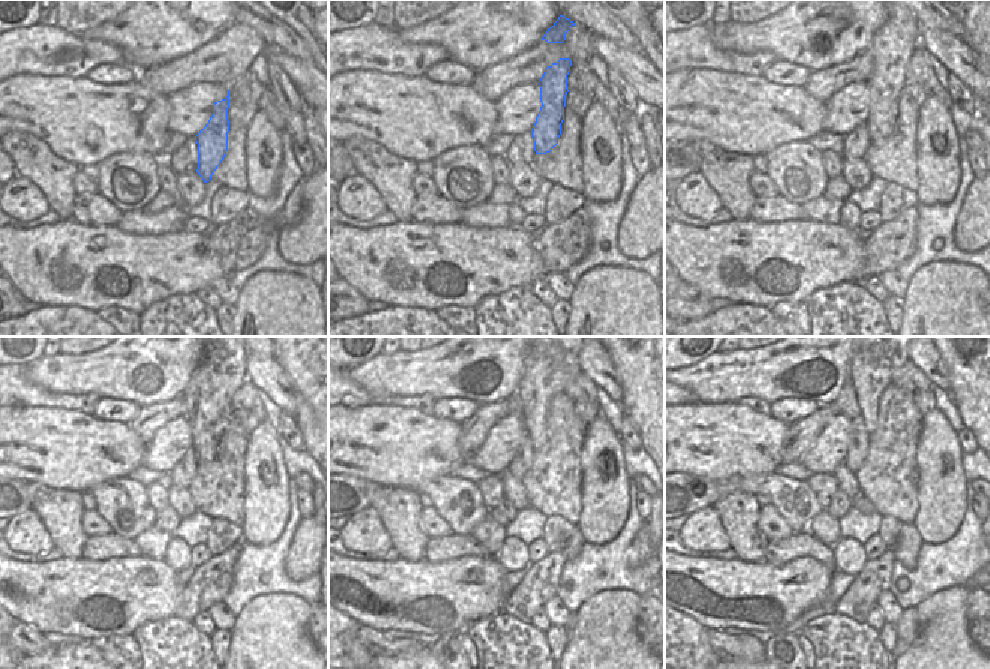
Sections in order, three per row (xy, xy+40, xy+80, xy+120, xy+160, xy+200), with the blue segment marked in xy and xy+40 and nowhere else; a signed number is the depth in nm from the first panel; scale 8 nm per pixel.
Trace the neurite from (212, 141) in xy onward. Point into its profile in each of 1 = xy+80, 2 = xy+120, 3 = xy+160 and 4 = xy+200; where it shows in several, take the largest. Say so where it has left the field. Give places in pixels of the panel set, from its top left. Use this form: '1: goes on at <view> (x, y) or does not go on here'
1: goes on at xy+80 (891, 47)
2: goes on at xy+120 (222, 371)
3: goes on at xy+160 (549, 366)
4: goes on at xy+200 (873, 366)

